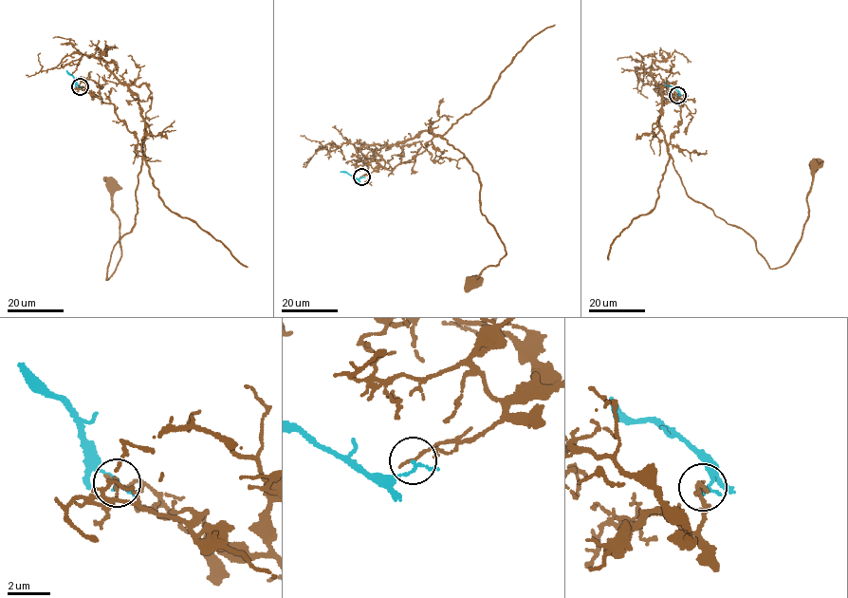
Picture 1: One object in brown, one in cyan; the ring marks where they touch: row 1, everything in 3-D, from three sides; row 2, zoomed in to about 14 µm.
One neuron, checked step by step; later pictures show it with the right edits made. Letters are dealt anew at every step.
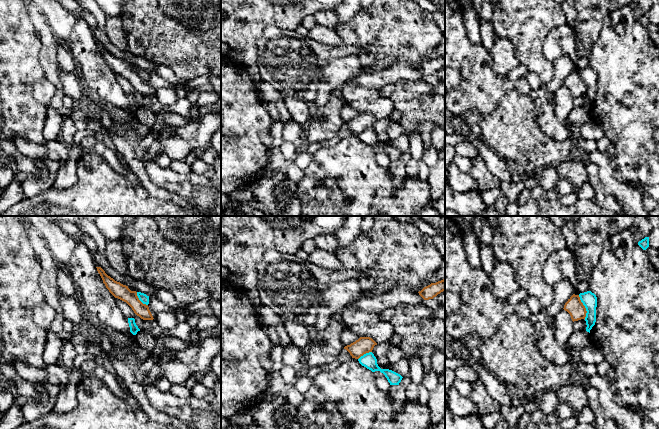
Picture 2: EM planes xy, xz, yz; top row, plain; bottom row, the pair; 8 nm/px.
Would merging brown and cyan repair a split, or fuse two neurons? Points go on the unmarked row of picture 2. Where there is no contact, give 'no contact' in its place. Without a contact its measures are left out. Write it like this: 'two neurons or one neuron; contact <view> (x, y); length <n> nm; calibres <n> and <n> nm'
two neurons; contact yz (584, 83); length 200 nm; calibres 140 and 120 nm

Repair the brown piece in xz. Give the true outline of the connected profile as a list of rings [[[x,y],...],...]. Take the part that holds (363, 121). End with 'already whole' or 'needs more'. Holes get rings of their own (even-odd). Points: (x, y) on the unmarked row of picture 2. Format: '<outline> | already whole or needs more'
[[[360,113],[355,118],[345,122],[344,125],[350,129],[352,134],[359,135],[364,130],[372,128],[375,121],[377,119],[372,114]]] | already whole

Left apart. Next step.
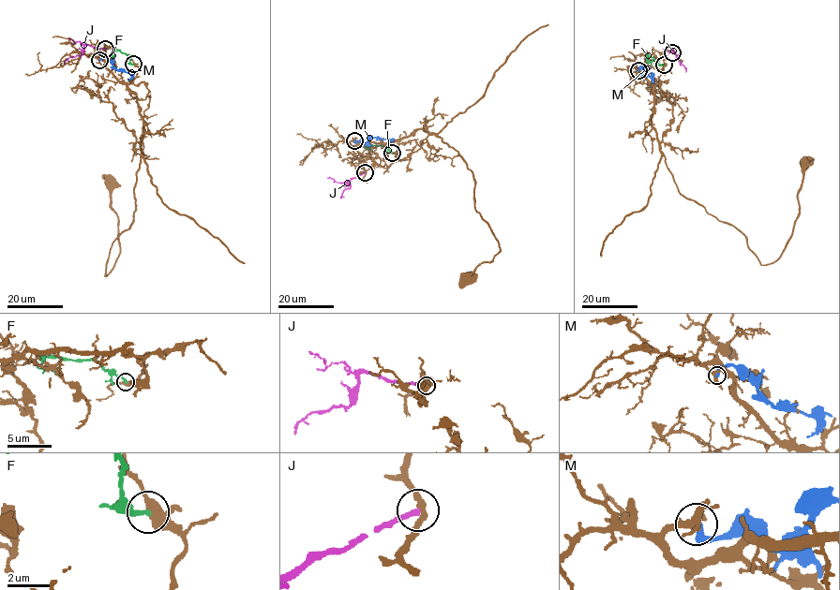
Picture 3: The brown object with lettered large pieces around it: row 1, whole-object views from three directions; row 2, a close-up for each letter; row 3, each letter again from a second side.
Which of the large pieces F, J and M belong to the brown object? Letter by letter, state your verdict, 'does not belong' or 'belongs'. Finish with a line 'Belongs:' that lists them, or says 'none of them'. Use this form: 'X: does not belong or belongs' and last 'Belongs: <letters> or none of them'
F: does not belong
J: does not belong
M: does not belong
Belongs: none of them

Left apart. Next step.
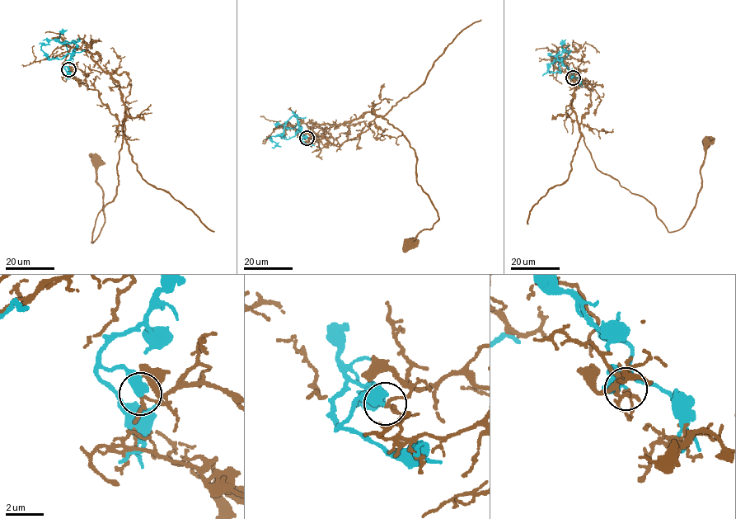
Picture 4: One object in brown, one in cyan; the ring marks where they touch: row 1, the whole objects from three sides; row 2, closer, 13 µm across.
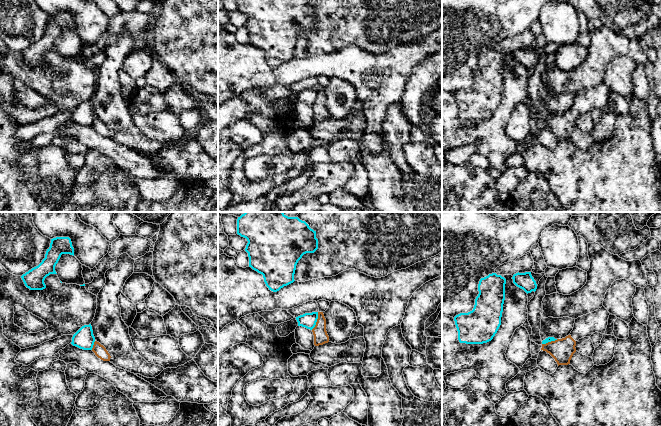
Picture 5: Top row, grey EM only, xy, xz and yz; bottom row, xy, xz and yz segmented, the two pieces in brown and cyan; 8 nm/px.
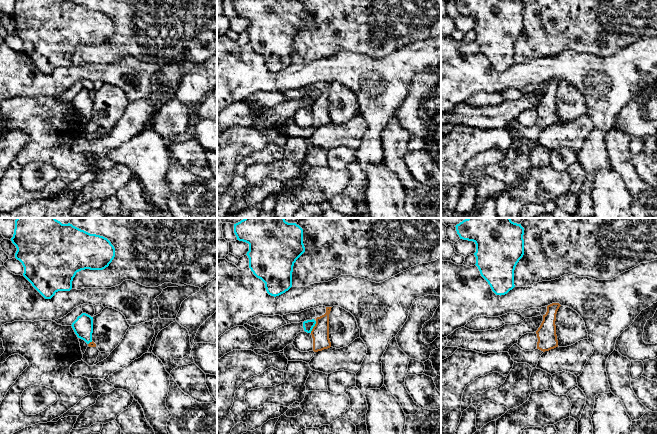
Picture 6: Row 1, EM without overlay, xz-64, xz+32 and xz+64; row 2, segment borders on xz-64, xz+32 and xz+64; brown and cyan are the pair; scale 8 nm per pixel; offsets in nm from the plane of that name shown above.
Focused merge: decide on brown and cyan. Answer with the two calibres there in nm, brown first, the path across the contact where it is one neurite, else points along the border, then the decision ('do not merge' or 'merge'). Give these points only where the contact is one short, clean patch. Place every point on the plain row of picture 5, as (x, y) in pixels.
calibres 120 and 130 nm; do not merge

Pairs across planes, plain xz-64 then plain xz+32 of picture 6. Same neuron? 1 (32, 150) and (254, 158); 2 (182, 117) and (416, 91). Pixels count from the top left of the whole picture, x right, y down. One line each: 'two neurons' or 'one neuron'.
1: one neuron
2: two neurons

